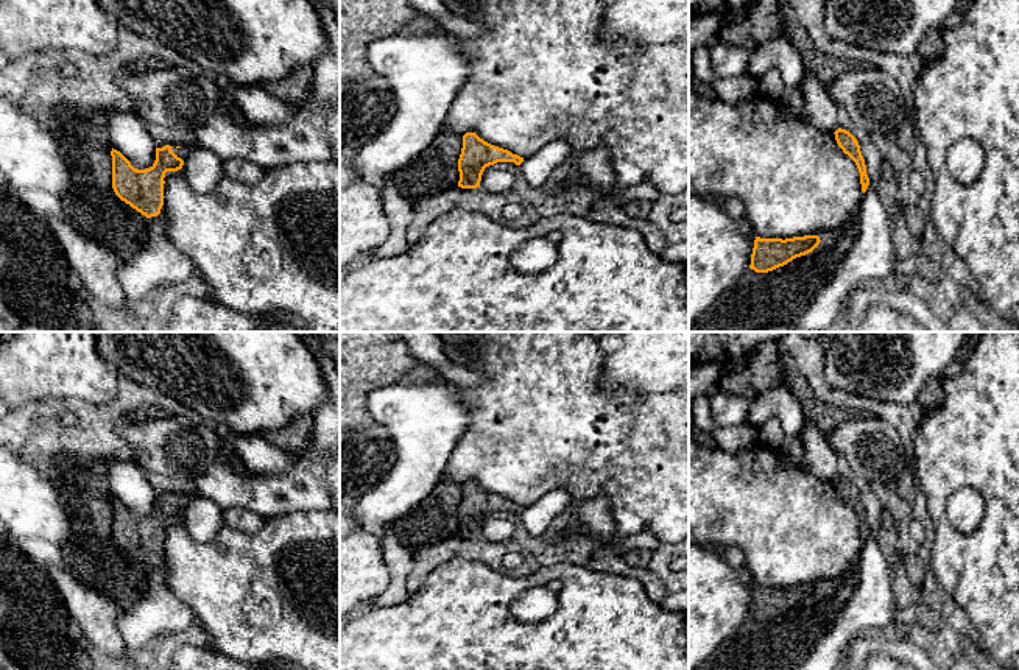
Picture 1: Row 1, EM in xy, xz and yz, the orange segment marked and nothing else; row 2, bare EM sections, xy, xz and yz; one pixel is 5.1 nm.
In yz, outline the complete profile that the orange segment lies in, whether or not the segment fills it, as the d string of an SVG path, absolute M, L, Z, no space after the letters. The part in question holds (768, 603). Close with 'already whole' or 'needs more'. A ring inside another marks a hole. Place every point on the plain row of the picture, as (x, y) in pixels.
M804 584L785 589L756 586L749 617L756 622L773 620L796 606L812 601L820 591L818 584Z; already whole

